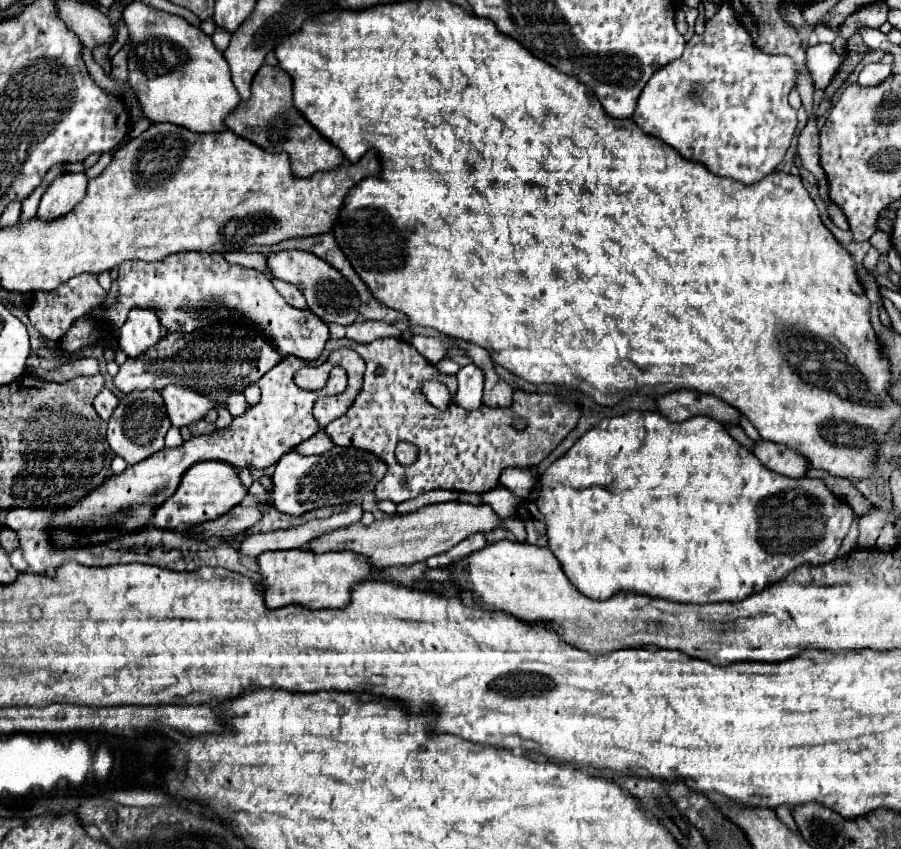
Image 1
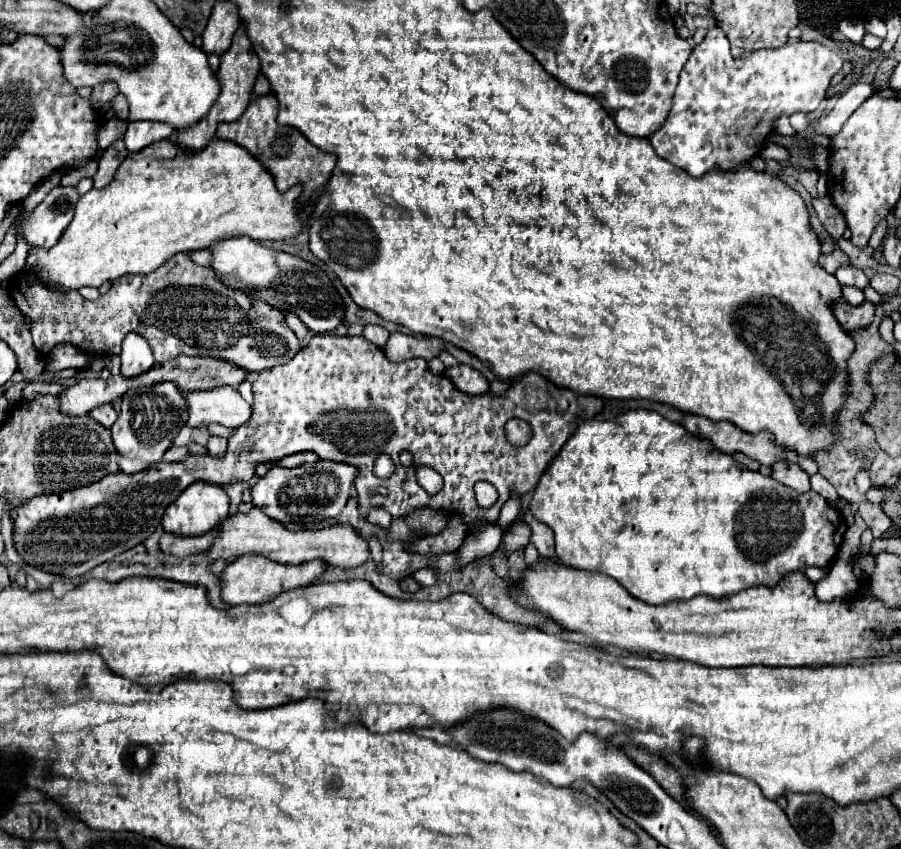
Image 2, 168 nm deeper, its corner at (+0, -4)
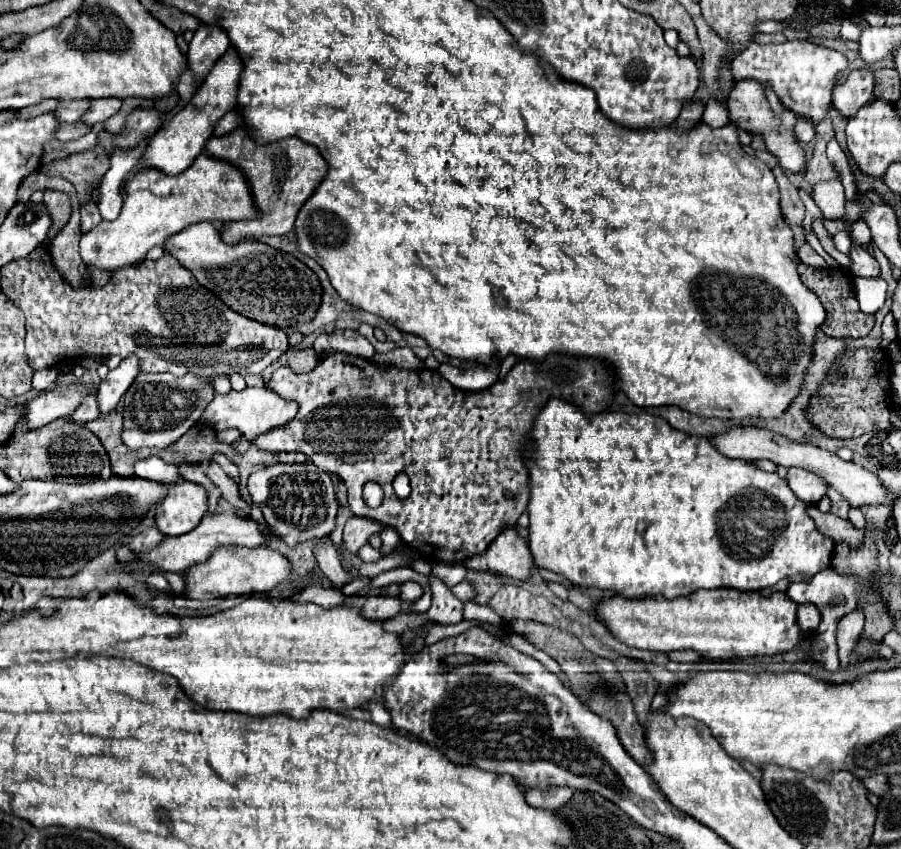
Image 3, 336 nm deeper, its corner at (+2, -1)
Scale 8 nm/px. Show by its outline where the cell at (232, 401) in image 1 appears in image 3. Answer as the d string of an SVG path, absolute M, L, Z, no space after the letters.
M245 388L241 392L227 392L227 394L215 394L213 402L209 402L209 408L205 408L205 414L201 416L201 422L207 426L213 426L213 430L227 430L237 428L241 430L245 440L253 440L257 434L269 432L273 428L279 428L287 424L297 414L297 404L287 402L269 388Z

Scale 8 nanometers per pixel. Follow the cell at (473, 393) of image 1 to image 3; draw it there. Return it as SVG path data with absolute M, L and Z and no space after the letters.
M441 364L439 366L439 374L443 378L447 378L449 382L453 382L455 388L461 390L469 390L469 392L477 392L477 390L485 390L489 386L493 386L499 378L499 366L475 366L475 368L455 368L451 364Z

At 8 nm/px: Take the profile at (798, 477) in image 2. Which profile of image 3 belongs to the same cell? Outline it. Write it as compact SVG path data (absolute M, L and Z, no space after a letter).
M789 468L787 482L791 490L797 494L797 498L803 498L811 504L817 504L827 494L827 482L817 474L811 474L801 468Z

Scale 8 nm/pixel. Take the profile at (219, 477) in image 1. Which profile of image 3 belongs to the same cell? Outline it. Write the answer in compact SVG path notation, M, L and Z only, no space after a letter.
M181 480L181 482L177 482L177 484L173 484L169 488L169 494L161 502L161 506L155 508L155 522L157 522L157 528L163 534L167 534L167 536L179 536L179 534L185 534L185 532L197 528L199 522L201 522L201 518L205 516L207 508L209 508L209 494L207 494L205 486Z

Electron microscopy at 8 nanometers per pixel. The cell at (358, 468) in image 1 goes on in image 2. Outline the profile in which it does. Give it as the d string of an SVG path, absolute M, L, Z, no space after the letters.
M315 461L307 463L295 469L285 469L279 465L273 465L267 475L263 475L253 487L251 497L253 505L263 509L271 519L279 523L311 523L311 521L323 521L333 519L341 513L349 499L349 489L353 487L355 469L343 463L331 463L331 461Z

